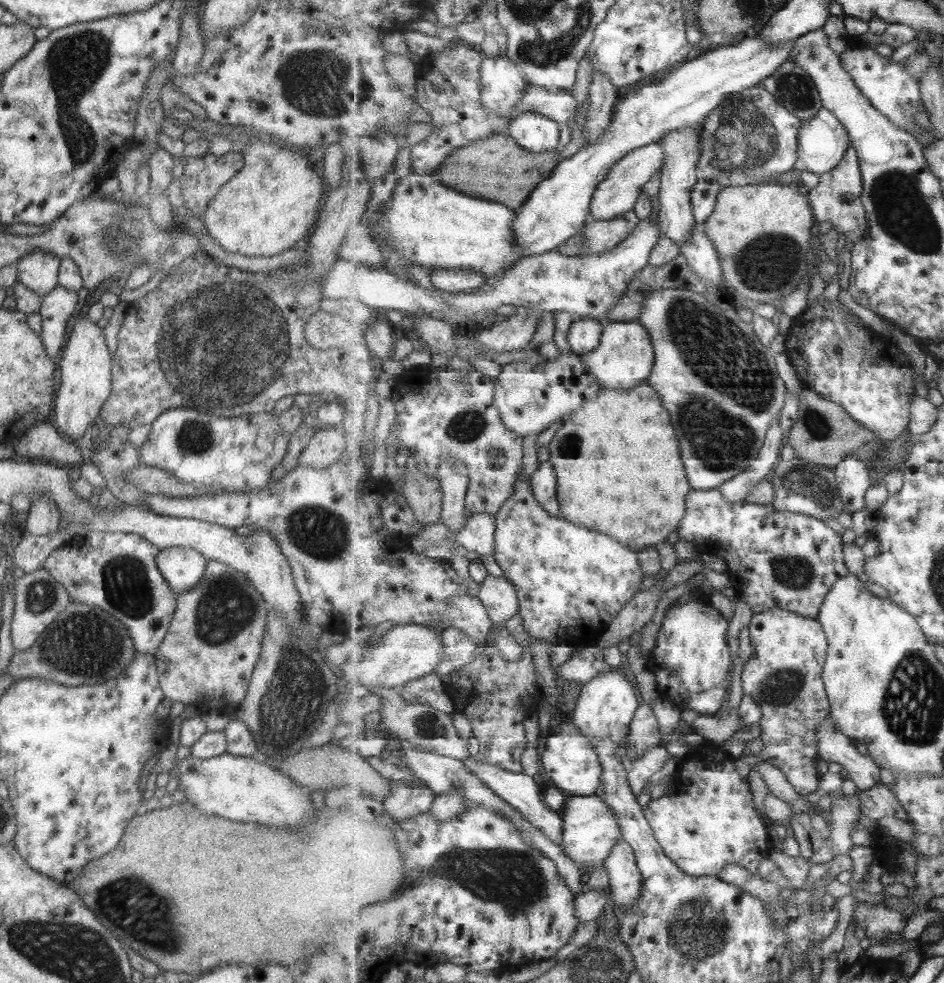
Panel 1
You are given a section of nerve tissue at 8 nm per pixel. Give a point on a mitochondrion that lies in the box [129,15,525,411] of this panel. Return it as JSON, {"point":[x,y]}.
{"point":[319,83]}

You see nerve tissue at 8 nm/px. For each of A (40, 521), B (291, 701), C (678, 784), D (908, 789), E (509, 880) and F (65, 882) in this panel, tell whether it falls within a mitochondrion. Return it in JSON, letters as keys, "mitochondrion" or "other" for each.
{"A":"other","B":"mitochondrion","C":"other","D":"other","E":"mitochondrion","F":"other"}

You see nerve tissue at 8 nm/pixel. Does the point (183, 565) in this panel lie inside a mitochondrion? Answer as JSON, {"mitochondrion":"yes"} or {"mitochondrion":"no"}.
{"mitochondrion":"no"}

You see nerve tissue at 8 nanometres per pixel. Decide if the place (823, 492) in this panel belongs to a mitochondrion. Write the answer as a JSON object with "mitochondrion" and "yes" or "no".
{"mitochondrion":"yes"}

